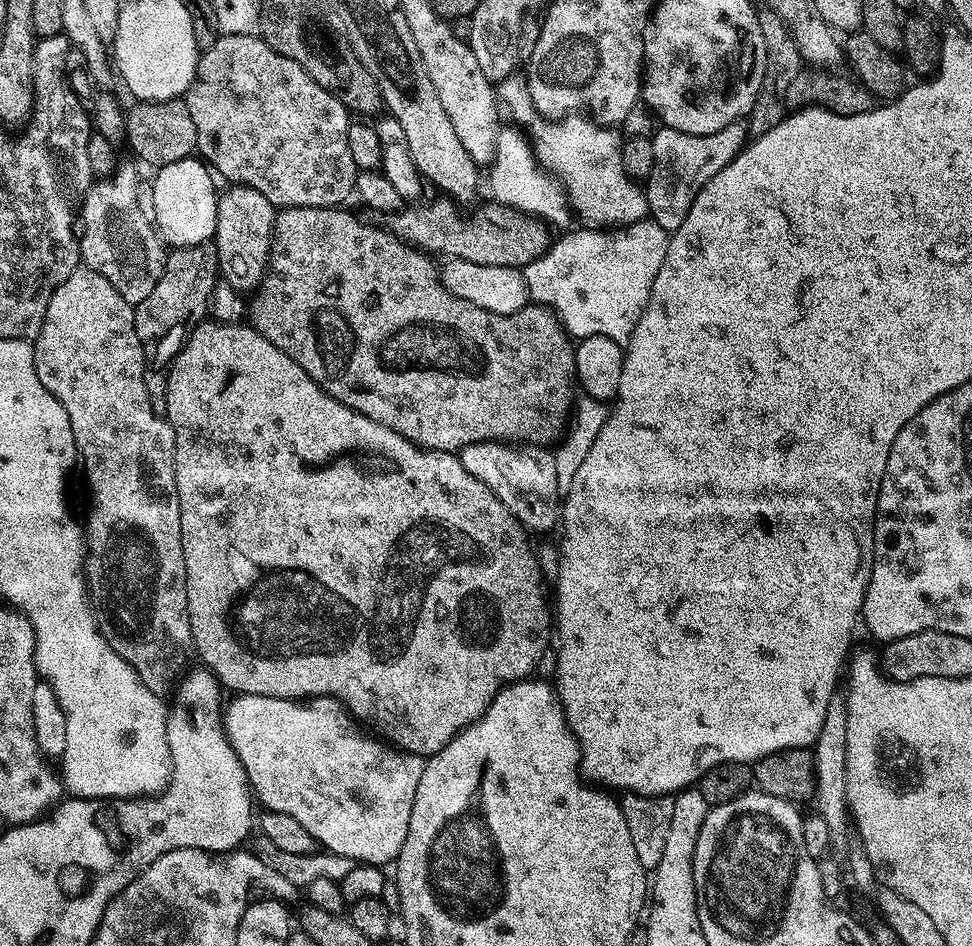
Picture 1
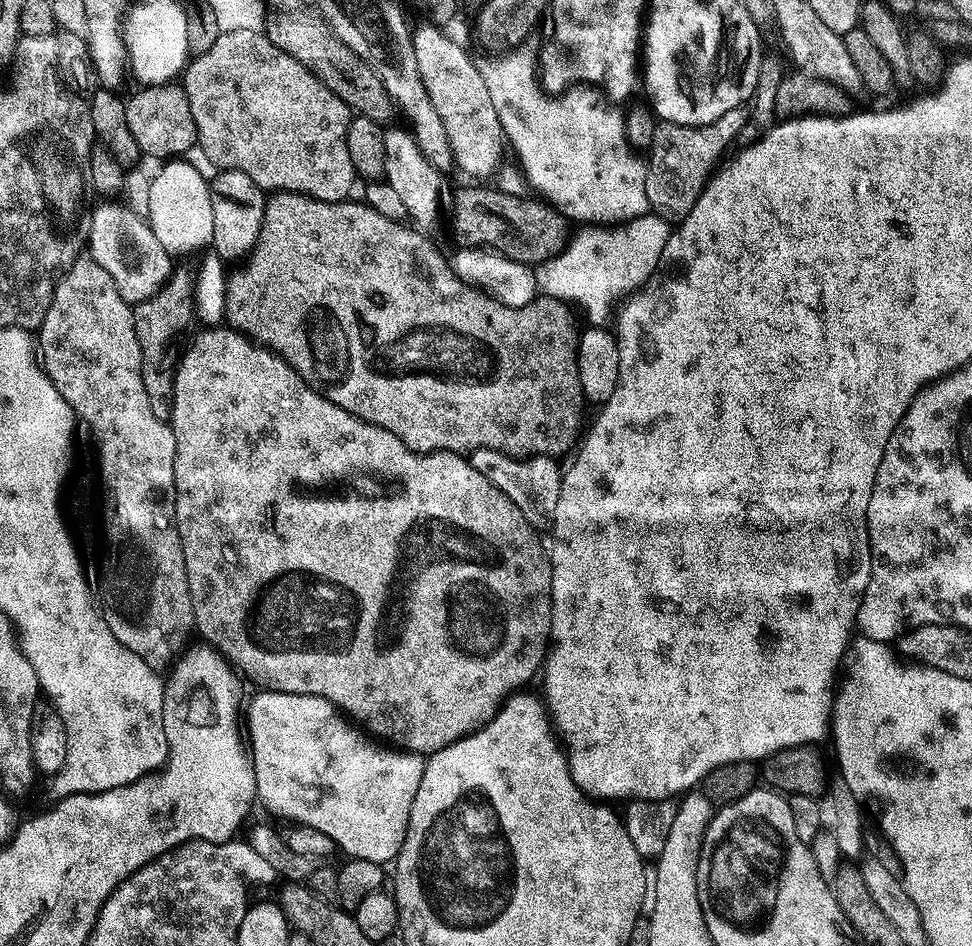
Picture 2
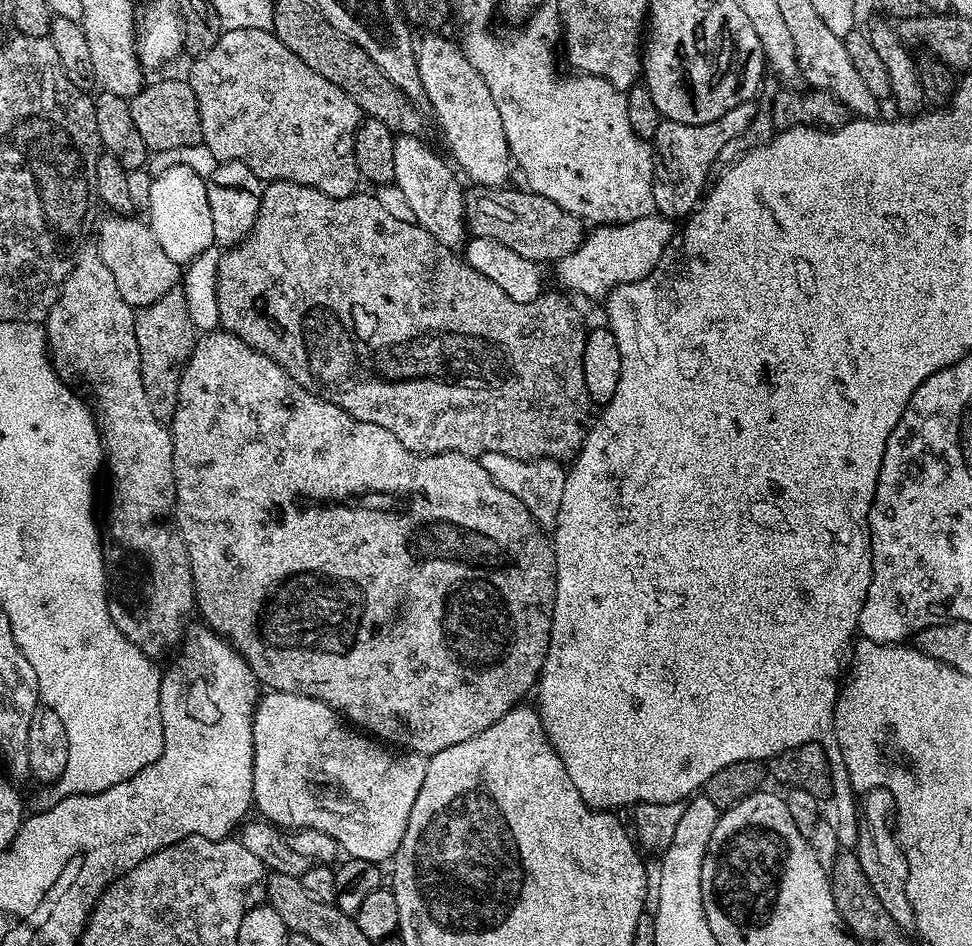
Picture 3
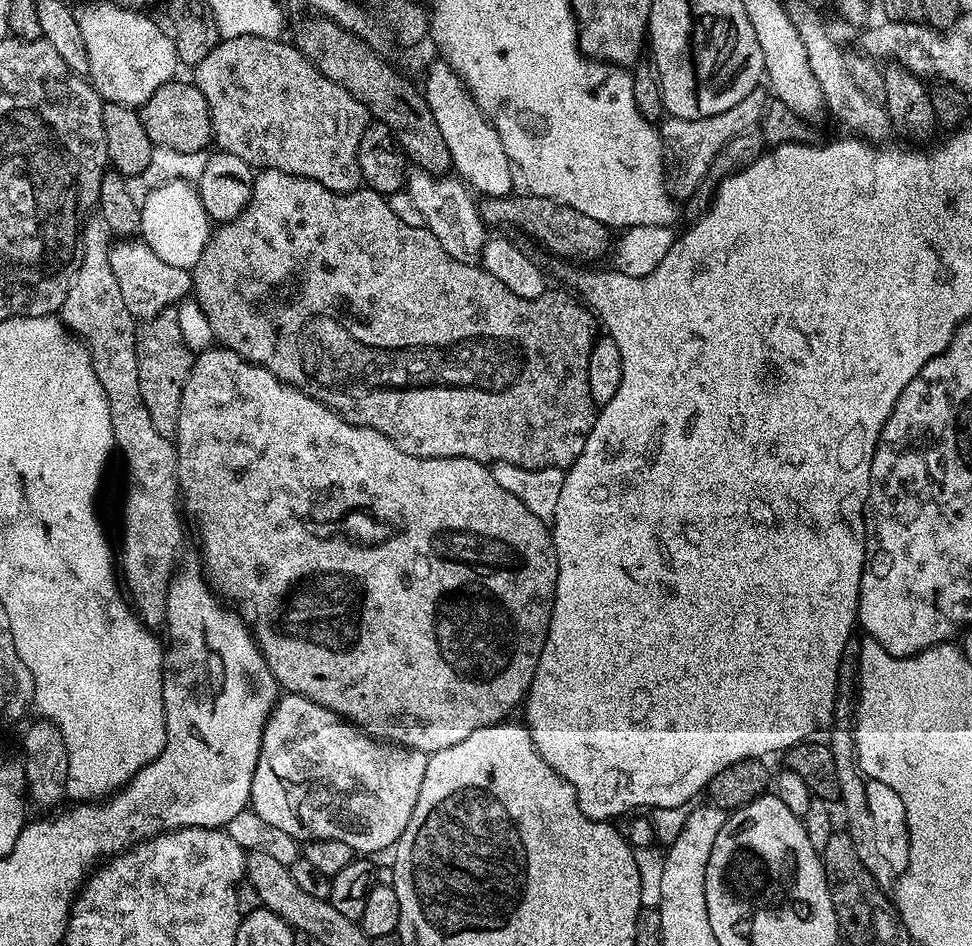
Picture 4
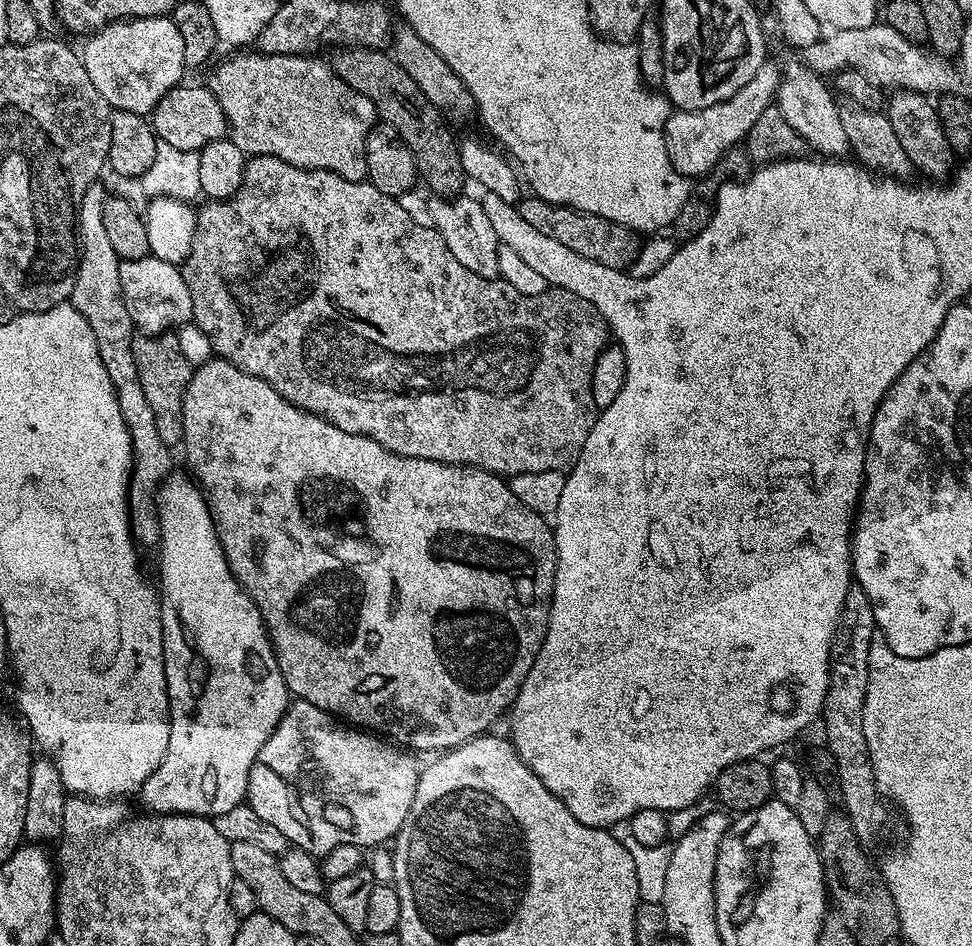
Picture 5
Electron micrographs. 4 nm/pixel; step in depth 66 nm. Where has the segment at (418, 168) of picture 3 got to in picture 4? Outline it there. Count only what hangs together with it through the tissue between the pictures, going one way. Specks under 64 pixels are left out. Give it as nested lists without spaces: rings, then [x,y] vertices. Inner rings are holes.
[[[417,168],[407,175],[405,187],[411,202],[422,214],[424,227],[434,234],[434,238],[438,238],[438,242],[442,242],[442,250],[458,262],[476,264],[481,259],[486,241],[486,225],[480,217],[477,201],[472,201],[473,193],[457,177]]]

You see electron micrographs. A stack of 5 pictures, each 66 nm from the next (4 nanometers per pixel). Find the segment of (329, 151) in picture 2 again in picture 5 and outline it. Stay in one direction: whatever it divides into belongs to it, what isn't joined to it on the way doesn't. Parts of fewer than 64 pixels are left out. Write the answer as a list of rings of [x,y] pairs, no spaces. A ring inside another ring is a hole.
[[[259,50],[237,52],[240,52],[237,56],[232,56],[217,66],[216,73],[213,74],[212,81],[210,81],[210,87],[218,100],[218,106],[222,106],[222,114],[226,114],[230,139],[234,142],[234,146],[238,146],[238,150],[242,150],[249,157],[273,156],[282,162],[290,162],[290,166],[309,168],[310,170],[326,170],[338,174],[350,182],[367,181],[366,138],[372,127],[378,123],[378,117],[374,102],[370,102],[370,98],[366,98],[366,94],[358,94],[358,90],[346,86],[346,82],[342,82],[342,78],[338,78],[335,67],[328,65],[327,68],[316,56],[268,56]]]

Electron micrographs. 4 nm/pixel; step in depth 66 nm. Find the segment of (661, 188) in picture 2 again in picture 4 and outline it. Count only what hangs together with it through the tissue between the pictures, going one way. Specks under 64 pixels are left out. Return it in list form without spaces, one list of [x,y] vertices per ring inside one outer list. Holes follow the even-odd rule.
[[[758,86],[738,106],[730,106],[730,110],[722,110],[722,114],[714,114],[710,118],[698,118],[697,120],[683,120],[677,116],[668,116],[661,119],[658,131],[664,142],[664,163],[666,176],[673,185],[691,190],[696,184],[702,182],[706,170],[710,170],[710,162],[726,146],[730,138],[734,138],[743,132],[751,132],[759,125],[766,107],[763,87]]]

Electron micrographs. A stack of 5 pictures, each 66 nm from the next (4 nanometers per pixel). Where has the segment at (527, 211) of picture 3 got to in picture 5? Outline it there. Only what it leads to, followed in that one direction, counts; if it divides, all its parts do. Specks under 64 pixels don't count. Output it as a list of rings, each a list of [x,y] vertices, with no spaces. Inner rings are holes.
[[[539,198],[531,199],[521,199],[518,207],[522,218],[526,218],[526,222],[534,226],[534,230],[555,238],[557,242],[562,242],[562,246],[567,246],[569,250],[582,254],[582,258],[590,258],[590,262],[598,262],[602,266],[621,270],[631,269],[636,256],[640,253],[642,243],[641,237],[631,228],[601,216],[588,216],[585,212],[564,208],[560,204],[551,204]]]

